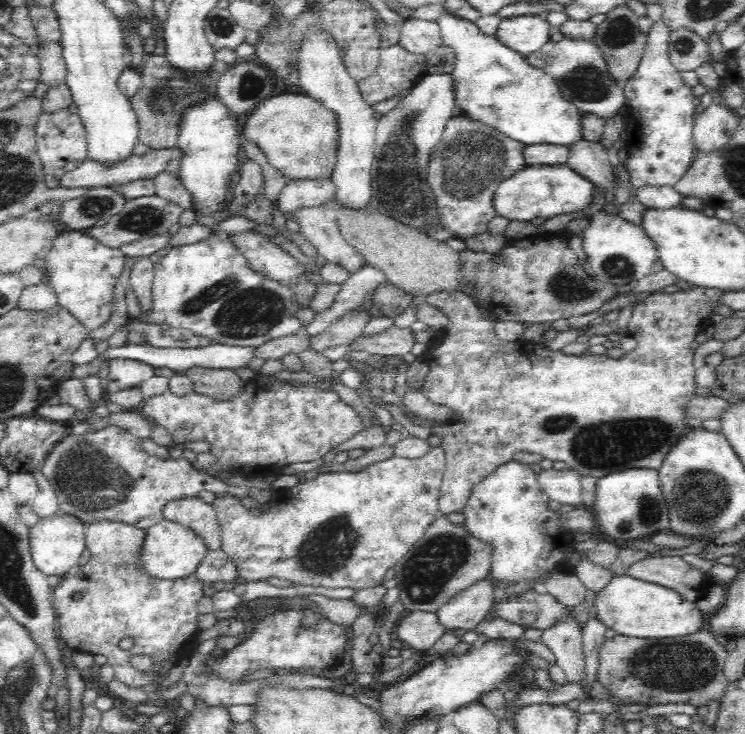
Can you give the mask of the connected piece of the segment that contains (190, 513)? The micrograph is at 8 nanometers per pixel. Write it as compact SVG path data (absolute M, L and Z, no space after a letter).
M186 497L168 502L167 506L163 509L163 518L169 522L176 522L180 525L190 527L196 534L200 534L210 551L221 548L221 527L217 522L216 512L213 506L202 502L200 498Z

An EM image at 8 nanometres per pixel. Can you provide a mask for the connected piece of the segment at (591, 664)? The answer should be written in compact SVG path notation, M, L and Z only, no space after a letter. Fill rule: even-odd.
M590 614L590 618L580 628L582 639L582 650L585 660L585 684L591 686L597 680L596 668L598 668L598 650L606 639L604 635L607 626L597 617L597 614Z

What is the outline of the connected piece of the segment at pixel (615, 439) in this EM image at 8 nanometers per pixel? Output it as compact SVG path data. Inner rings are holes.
M696 287L692 290L681 292L666 293L655 291L650 293L642 300L639 300L634 306L631 316L628 318L626 326L626 335L636 340L634 350L625 353L618 359L610 358L606 354L586 354L586 355L566 355L559 351L552 351L545 344L524 342L522 350L518 352L518 356L514 354L504 354L506 352L506 342L502 342L495 333L495 325L480 316L480 312L476 304L470 297L462 291L455 293L434 293L429 294L424 300L430 303L438 310L441 310L448 318L446 336L444 341L435 350L427 351L425 360L429 363L429 375L425 380L422 392L428 401L435 405L448 407L453 410L453 415L446 420L437 421L437 425L431 430L434 435L442 438L441 448L446 453L445 470L439 487L437 506L440 514L448 517L451 514L460 514L464 512L464 508L470 502L470 495L474 492L474 488L484 482L492 472L495 472L500 466L512 461L512 456L519 452L529 452L539 454L544 459L552 462L564 462L567 469L576 470L581 475L591 476L596 479L605 478L608 474L613 474L627 469L648 469L659 471L666 460L666 456L670 454L670 450L680 442L684 435L691 431L694 427L700 427L701 422L687 414L687 406L689 402L697 395L695 383L696 369L692 365L694 360L694 349L690 347L690 342L696 338L698 332L708 323L709 317L713 314L714 306L720 304L720 296L722 290L707 289Z

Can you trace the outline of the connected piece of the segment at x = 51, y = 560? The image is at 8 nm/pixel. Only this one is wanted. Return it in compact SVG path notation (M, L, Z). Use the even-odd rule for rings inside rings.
M58 511L53 516L42 518L29 529L29 549L40 573L46 574L47 577L63 576L70 568L78 565L85 549L84 526L85 524L77 517Z

